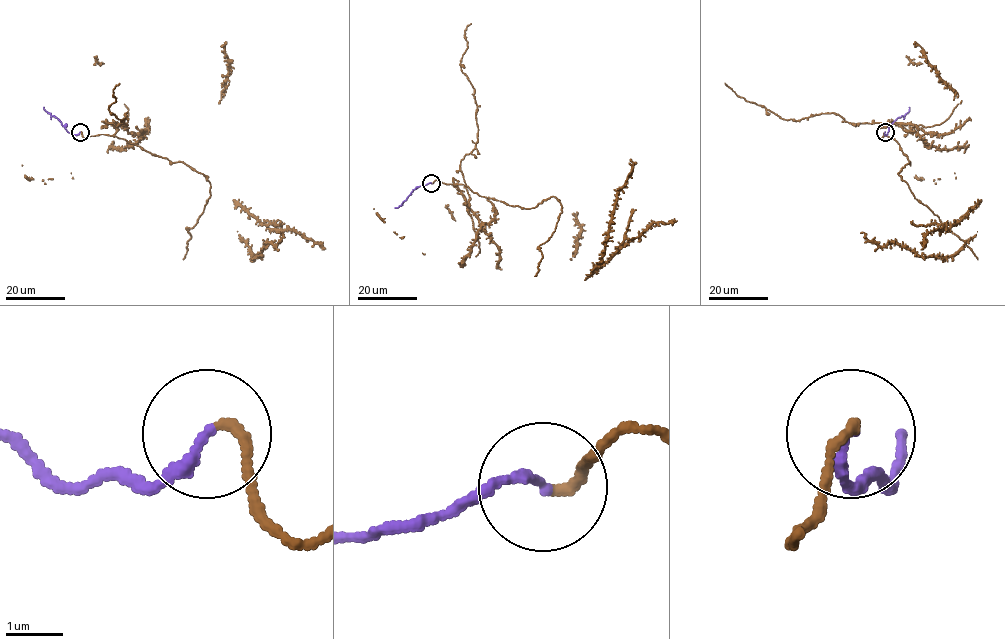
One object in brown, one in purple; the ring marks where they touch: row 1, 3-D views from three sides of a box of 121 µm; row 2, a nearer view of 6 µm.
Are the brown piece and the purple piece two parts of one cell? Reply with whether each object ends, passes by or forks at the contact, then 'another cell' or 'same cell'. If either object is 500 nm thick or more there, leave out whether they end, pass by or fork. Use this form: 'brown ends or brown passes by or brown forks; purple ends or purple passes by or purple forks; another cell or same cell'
brown ends; purple ends; same cell

